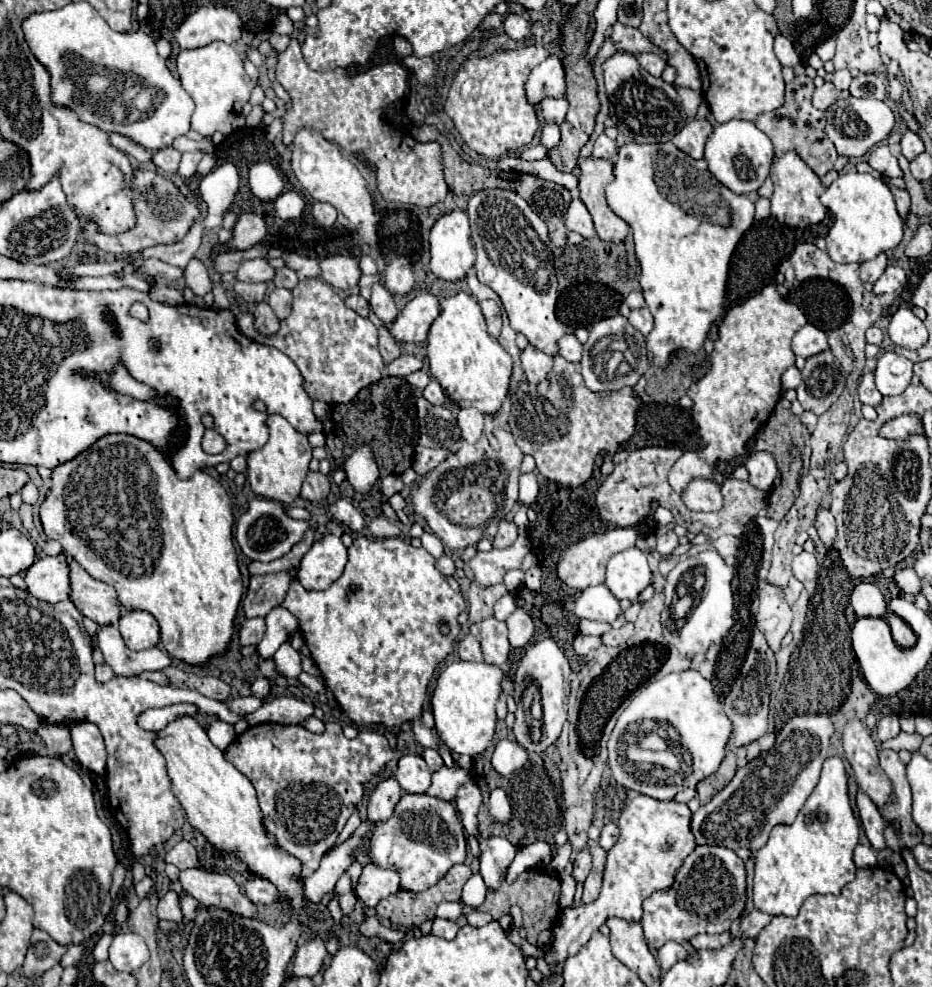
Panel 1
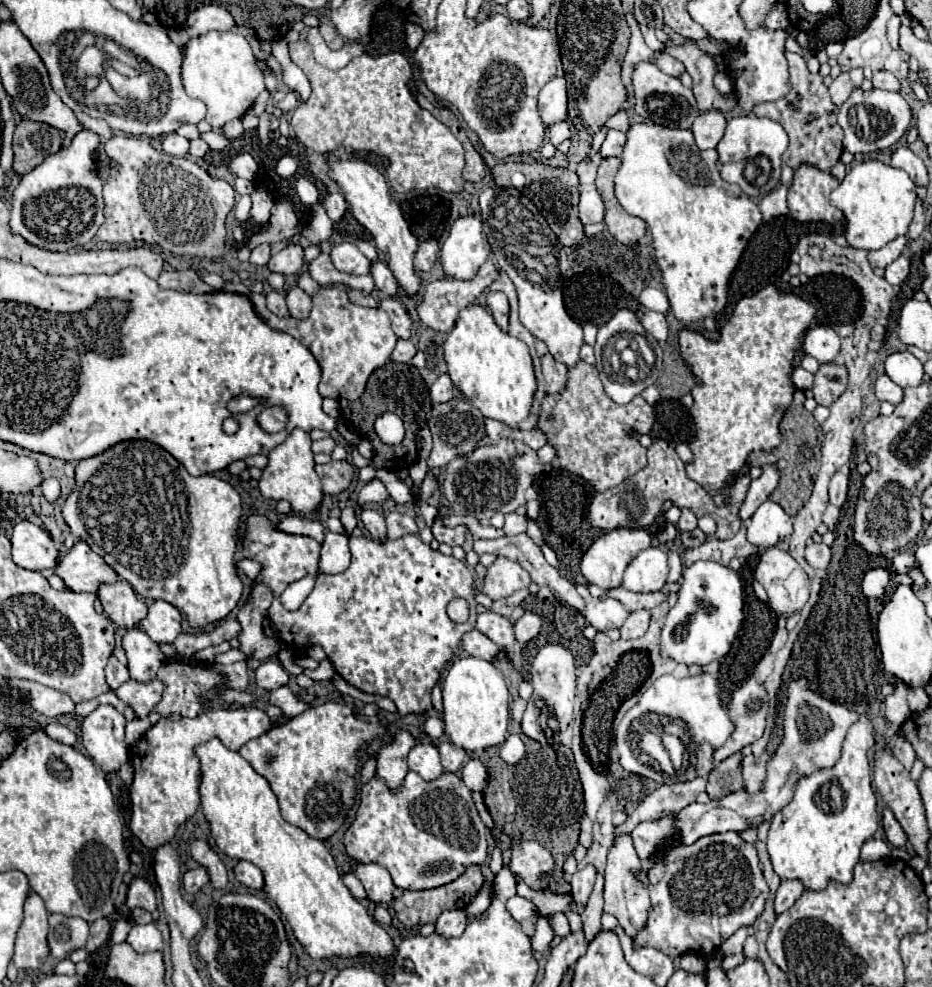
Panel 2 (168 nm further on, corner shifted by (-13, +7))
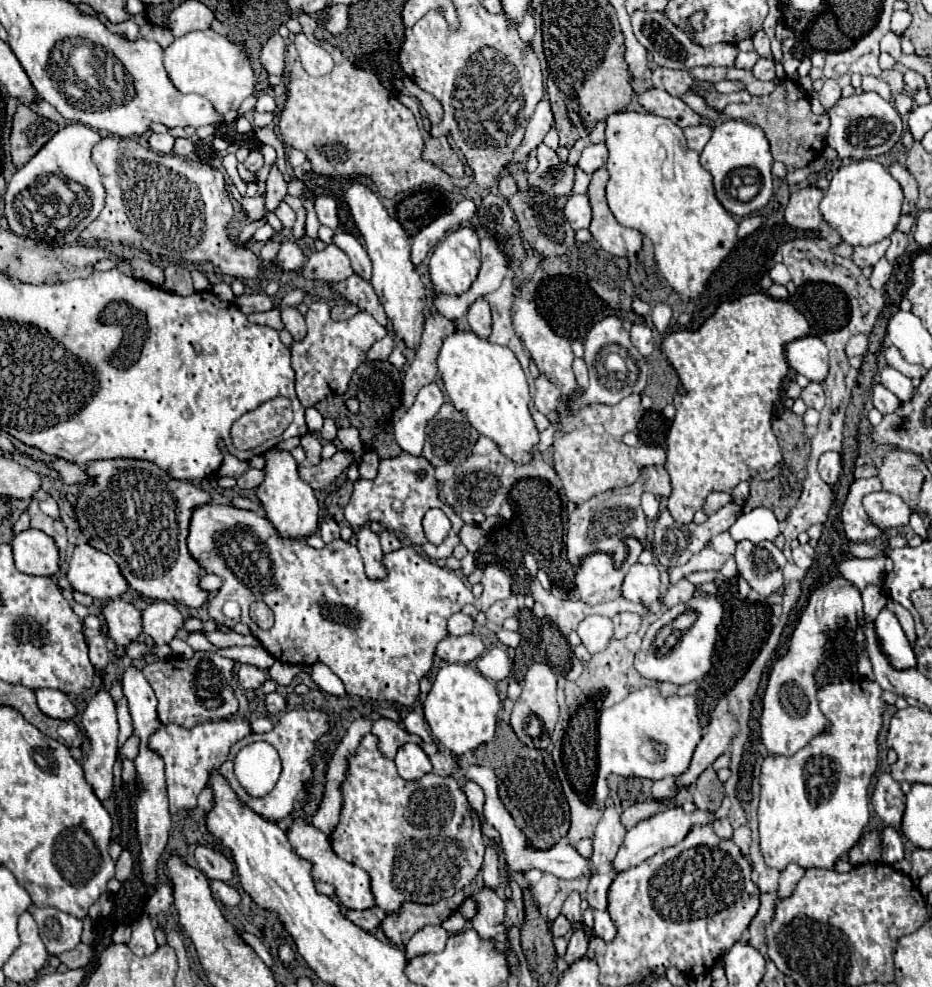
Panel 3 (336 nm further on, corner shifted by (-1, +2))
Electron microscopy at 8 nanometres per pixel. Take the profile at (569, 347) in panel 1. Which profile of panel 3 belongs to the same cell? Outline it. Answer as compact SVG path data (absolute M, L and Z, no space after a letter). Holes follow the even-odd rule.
M574 359L574 373L576 373L578 385L582 389L586 389L588 387L588 371L586 371L586 363L582 359Z

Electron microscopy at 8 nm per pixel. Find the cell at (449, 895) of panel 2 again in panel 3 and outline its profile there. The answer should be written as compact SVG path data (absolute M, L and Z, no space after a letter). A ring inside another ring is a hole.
M456 891L450 899L442 899L442 903L436 905L404 903L396 913L390 913L384 919L382 931L394 945L404 947L418 929L426 925L440 925L444 919L456 913L462 901L464 901L464 893Z

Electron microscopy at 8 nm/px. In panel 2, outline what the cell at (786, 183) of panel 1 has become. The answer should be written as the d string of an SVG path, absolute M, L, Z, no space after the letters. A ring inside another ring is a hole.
M810 164L798 166L788 190L790 216L798 222L838 222L842 212L830 204L830 192L836 186L838 180L830 172L822 172Z

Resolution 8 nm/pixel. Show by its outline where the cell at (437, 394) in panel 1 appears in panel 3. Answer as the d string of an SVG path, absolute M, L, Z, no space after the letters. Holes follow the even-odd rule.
M430 383L420 389L414 405L392 425L394 439L404 451L408 451L412 455L422 453L424 427L440 411L442 403L444 403L444 393L438 389L436 383Z

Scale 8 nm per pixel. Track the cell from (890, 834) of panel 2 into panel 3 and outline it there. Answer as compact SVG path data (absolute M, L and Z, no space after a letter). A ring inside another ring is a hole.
M894 827L882 829L882 859L890 865L904 859L904 839Z

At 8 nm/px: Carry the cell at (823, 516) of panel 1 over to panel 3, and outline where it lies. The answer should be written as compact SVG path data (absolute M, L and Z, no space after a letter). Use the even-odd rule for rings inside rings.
M826 451L818 461L818 471L820 471L820 477L828 485L834 485L838 475L840 475L840 453L838 451Z

